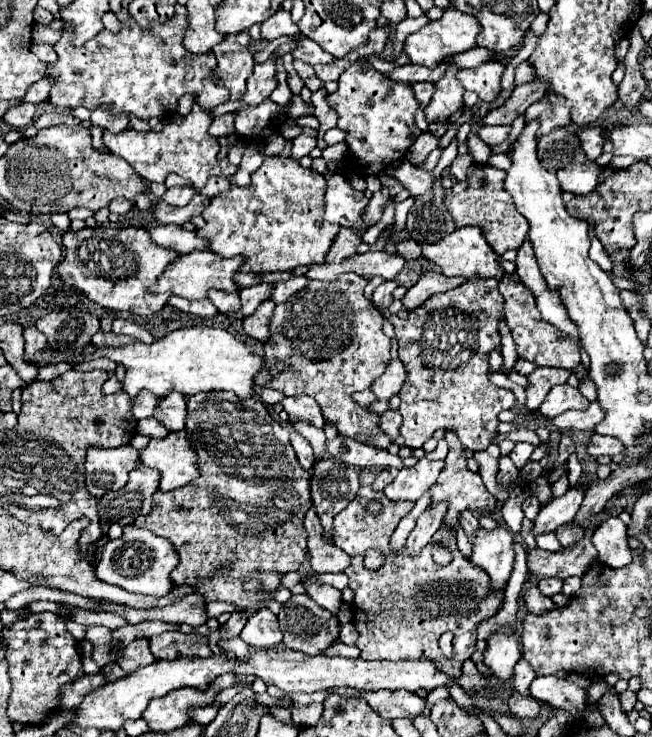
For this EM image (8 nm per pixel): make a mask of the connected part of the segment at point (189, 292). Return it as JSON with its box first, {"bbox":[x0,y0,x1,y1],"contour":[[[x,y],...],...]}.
{"bbox":[153,250,245,300],"contour":[[[211,250],[205,252],[189,252],[189,254],[181,254],[171,268],[167,268],[161,276],[161,280],[157,280],[157,284],[153,284],[153,292],[171,292],[175,296],[187,298],[187,300],[201,300],[207,298],[209,290],[223,290],[223,292],[239,292],[241,288],[235,282],[235,274],[239,272],[239,268],[243,266],[245,258],[243,256],[233,256],[233,258],[223,258]]]}

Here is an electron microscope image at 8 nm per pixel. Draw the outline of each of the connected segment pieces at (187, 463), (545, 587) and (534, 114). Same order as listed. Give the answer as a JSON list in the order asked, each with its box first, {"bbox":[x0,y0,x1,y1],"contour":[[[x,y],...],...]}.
[{"bbox":[141,432,197,492],"contour":[[[169,432],[163,440],[151,440],[141,452],[141,462],[159,470],[159,490],[171,492],[197,478],[195,452],[187,440],[187,432]]]},{"bbox":[539,578,563,596],"contour":[[[543,578],[539,580],[539,590],[543,596],[553,596],[557,592],[561,592],[561,586],[563,586],[563,580],[559,578]]]},{"bbox":[525,94,571,138],"contour":[[[549,94],[525,110],[525,120],[527,122],[541,120],[541,126],[537,130],[537,138],[541,138],[549,134],[553,128],[569,126],[571,124],[569,112],[571,112],[569,100]]]}]

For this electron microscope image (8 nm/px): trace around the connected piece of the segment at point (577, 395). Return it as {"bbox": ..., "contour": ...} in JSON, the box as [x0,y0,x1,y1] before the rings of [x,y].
{"bbox":[539,384,589,418],"contour":[[[569,384],[553,386],[539,406],[539,412],[547,418],[555,418],[567,410],[585,410],[589,406],[589,400],[579,392],[579,388],[573,388]]]}

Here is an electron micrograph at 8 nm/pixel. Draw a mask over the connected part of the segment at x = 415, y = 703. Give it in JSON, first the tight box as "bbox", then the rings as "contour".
{"bbox":[333,688,425,718],"contour":[[[335,688],[333,692],[349,698],[349,696],[359,696],[365,698],[367,704],[381,714],[383,718],[415,718],[423,712],[425,708],[425,700],[419,698],[417,694],[411,694],[409,690],[397,690],[397,692],[389,692],[389,690],[379,690],[379,692],[355,692],[351,688]]]}

